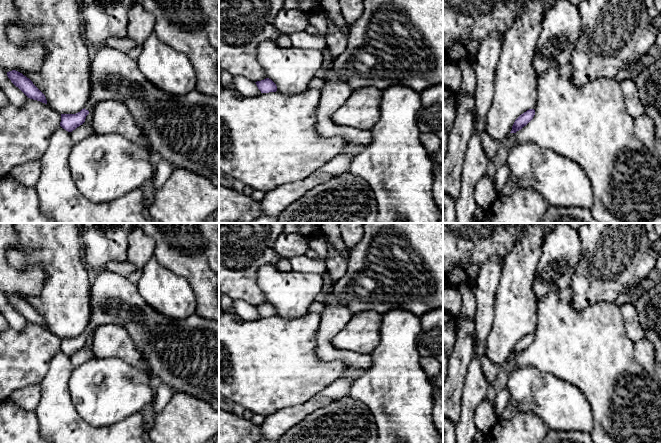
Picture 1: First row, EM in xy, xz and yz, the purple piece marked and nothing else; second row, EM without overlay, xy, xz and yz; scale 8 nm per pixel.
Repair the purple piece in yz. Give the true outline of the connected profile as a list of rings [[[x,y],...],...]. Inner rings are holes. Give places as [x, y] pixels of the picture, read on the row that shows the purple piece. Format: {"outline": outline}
{"outline": [[[529,109],[523,114],[521,114],[515,120],[510,133],[516,133],[517,131],[521,130],[524,126],[526,126],[533,119],[534,115],[535,115],[534,109]]]}

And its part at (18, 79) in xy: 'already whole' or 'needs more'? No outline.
already whole

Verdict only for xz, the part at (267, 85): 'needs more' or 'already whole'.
already whole

